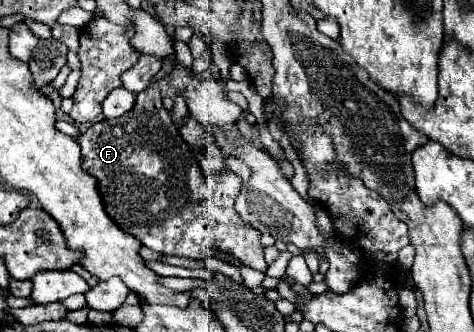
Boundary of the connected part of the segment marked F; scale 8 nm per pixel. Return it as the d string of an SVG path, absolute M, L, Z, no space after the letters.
M168 61L162 65L156 81L136 97L130 113L118 119L102 119L78 137L82 165L98 179L110 219L152 251L200 259L200 245L206 241L264 273L268 265L260 243L262 233L234 211L234 199L242 187L240 177L226 171L222 179L208 181L190 147L172 125L170 111L162 105L158 79L166 77L170 67Z

